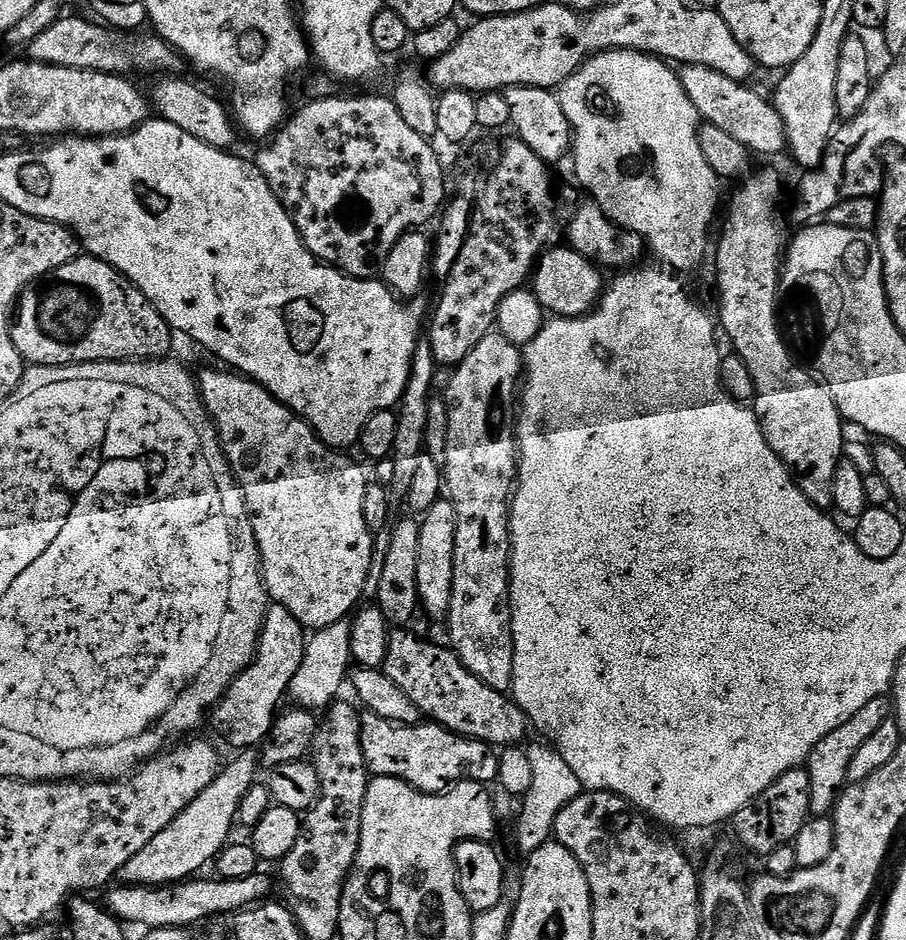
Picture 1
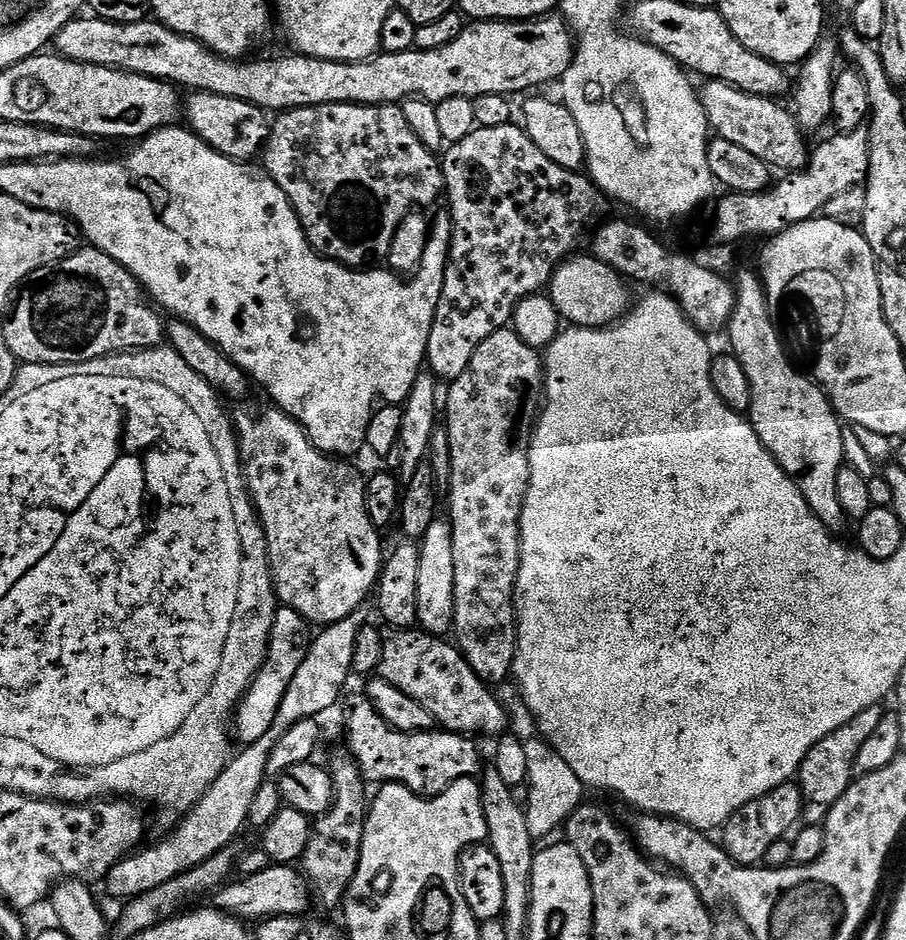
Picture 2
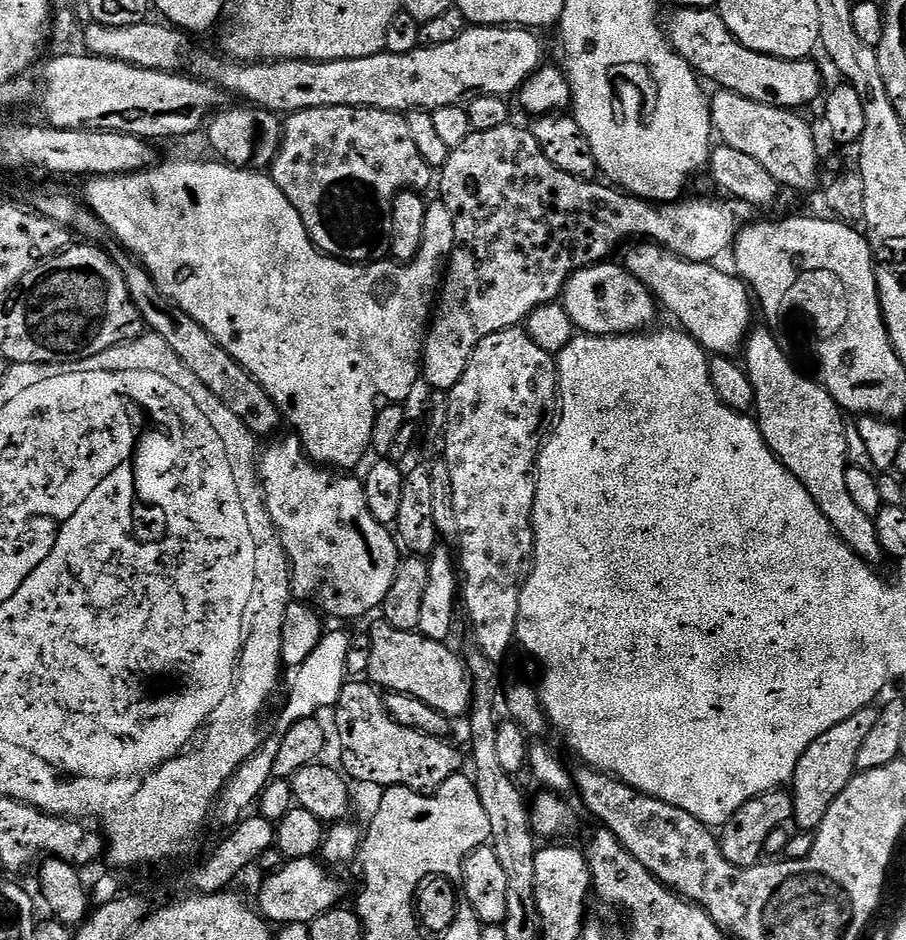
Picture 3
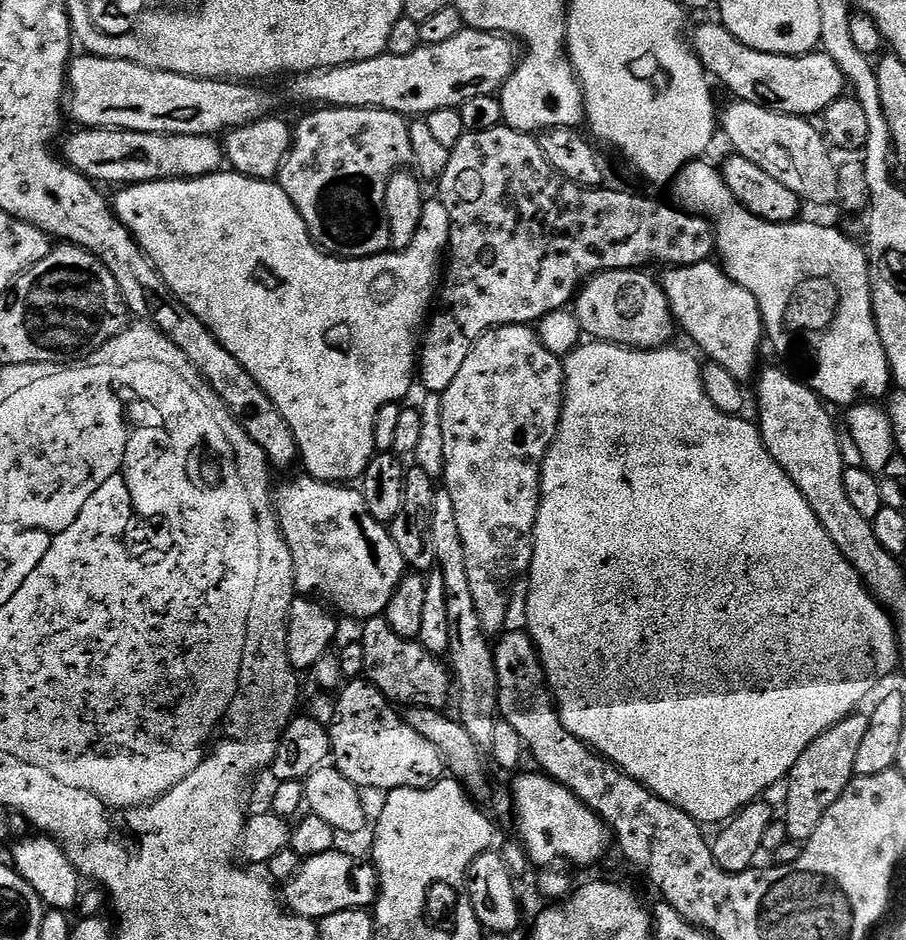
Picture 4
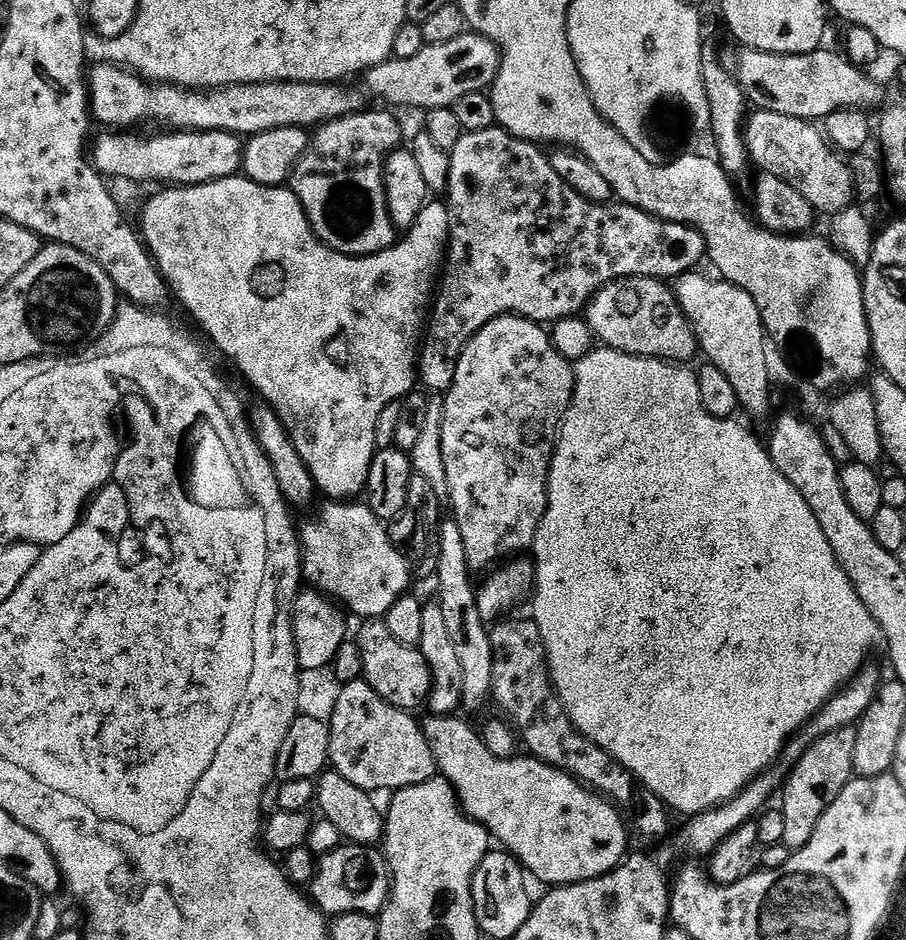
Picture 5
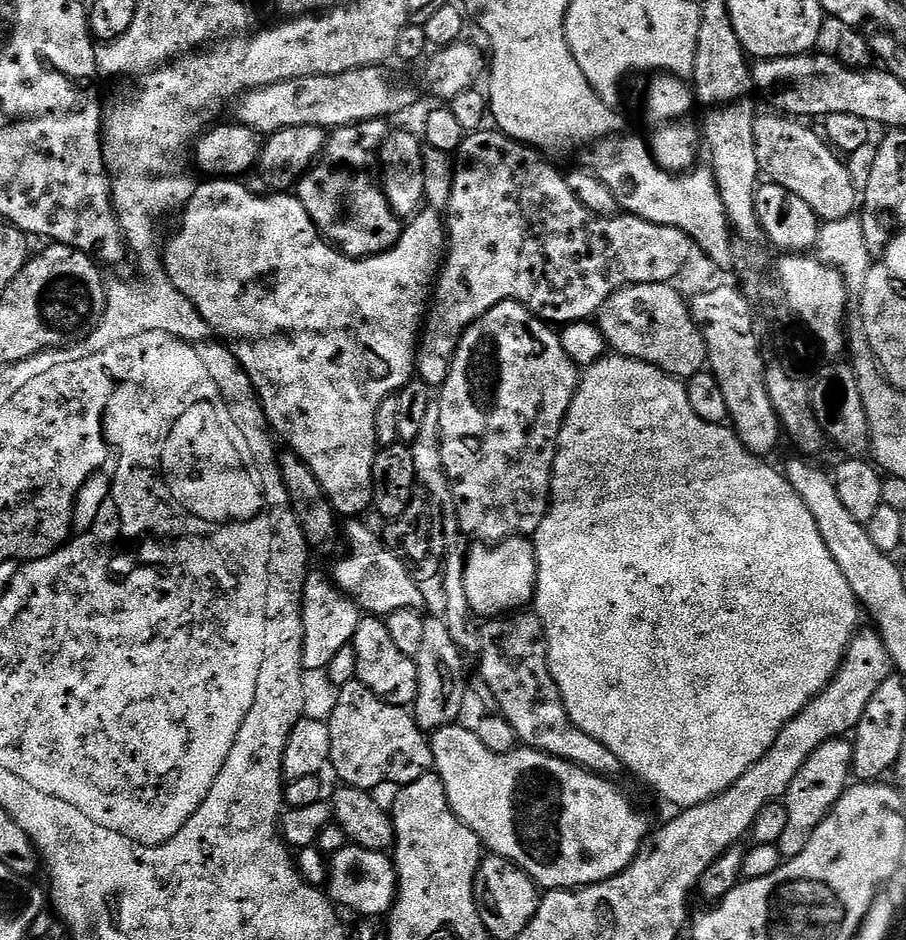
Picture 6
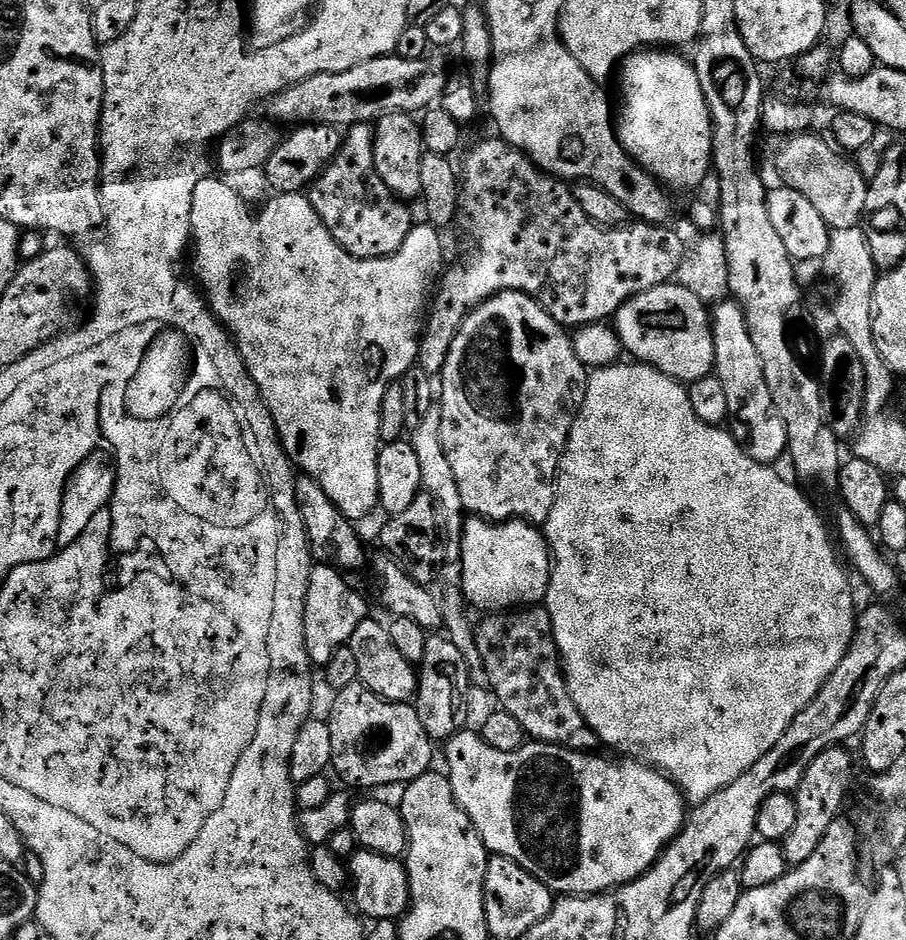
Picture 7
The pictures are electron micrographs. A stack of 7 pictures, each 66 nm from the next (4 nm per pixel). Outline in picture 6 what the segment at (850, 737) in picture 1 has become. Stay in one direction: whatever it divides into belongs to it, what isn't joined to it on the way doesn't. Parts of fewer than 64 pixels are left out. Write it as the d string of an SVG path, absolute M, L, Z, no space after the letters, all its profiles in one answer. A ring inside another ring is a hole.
M848 738L826 742L818 746L818 750L810 754L810 758L806 758L802 770L794 774L794 782L790 782L788 792L782 797L783 806L788 813L786 830L778 845L781 857L791 858L806 850L806 842L814 838L814 830L818 830L821 822L828 817L828 811L840 801L845 788L849 787L851 767L852 740Z

